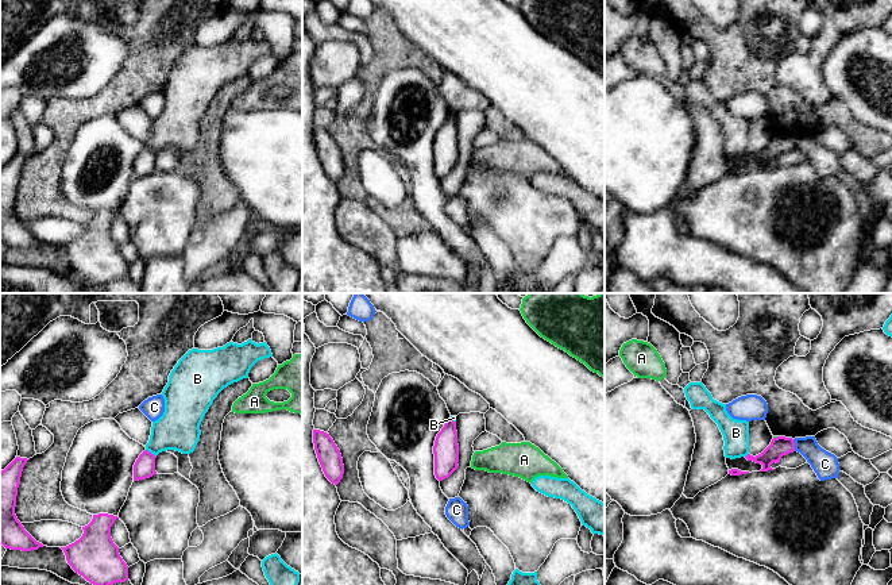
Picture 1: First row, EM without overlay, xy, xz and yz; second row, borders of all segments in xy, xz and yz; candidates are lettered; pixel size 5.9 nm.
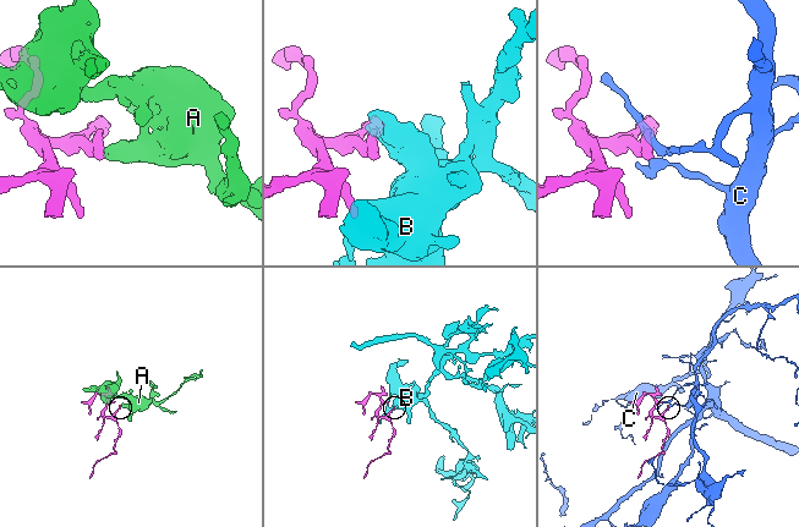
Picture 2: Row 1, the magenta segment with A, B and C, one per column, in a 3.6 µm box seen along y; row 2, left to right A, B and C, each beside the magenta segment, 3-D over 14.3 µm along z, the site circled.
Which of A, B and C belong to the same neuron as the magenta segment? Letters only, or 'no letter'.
no letter

